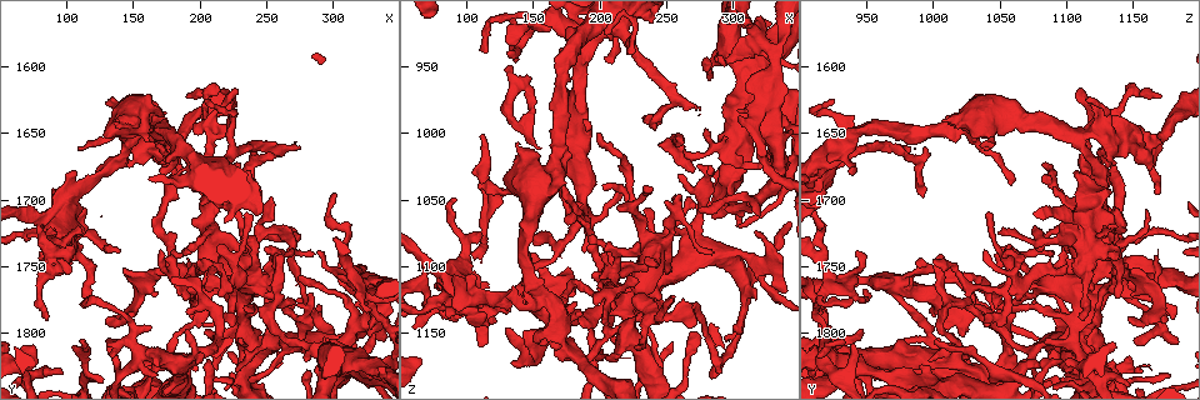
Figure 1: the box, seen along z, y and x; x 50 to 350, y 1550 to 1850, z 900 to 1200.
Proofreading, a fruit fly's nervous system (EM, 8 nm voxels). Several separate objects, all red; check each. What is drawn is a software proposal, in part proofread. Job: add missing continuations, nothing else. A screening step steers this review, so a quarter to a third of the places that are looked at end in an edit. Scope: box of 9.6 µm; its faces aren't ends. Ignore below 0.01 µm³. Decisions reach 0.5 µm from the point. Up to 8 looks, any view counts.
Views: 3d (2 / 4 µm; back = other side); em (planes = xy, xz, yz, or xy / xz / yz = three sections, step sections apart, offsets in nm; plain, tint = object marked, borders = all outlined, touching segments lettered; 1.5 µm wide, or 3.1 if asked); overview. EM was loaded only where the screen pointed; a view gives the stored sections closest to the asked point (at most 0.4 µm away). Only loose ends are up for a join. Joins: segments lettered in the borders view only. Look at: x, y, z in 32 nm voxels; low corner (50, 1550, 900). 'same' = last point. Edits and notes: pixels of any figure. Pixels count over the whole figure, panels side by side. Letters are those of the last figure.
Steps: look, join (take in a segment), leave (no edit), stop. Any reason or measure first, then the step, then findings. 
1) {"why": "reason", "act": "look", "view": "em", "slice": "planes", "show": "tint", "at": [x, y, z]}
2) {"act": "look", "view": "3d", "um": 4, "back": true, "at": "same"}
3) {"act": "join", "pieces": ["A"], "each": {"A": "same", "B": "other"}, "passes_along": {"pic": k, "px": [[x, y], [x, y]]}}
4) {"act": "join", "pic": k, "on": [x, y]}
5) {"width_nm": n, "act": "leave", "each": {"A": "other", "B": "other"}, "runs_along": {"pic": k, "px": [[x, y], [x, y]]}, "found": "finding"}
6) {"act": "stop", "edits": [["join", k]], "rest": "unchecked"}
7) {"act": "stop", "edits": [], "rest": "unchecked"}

{"why": "an open end", "act": "look", "view": "3d", "um": 4, "at": [214, 1734, 1058]}

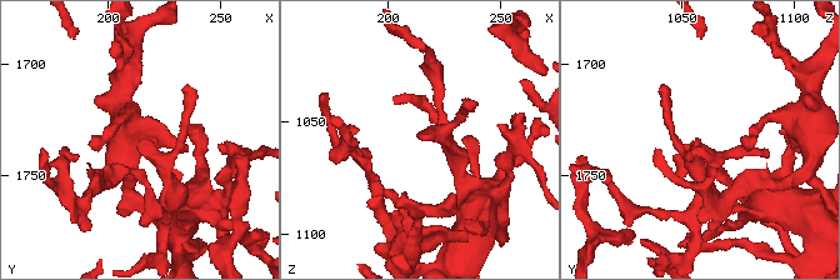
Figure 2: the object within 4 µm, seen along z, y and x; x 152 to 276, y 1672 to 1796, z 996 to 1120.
{"why": "need the tissue", "act": "look", "view": "em", "slice": "yz", "step": 8, "show": "borders", "at": [213, 1735, 1057]}

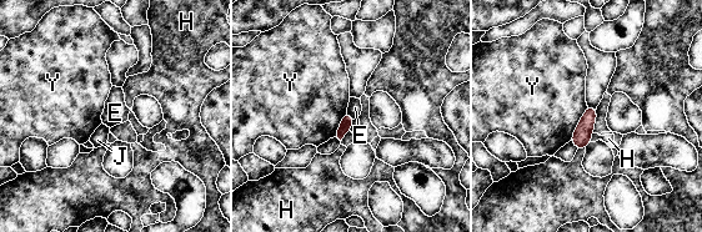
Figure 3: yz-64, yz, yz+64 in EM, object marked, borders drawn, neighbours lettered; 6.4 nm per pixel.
{"why": "cut it another way", "act": "look", "view": "em", "slice": "planes", "show": "borders", "at": "same"}

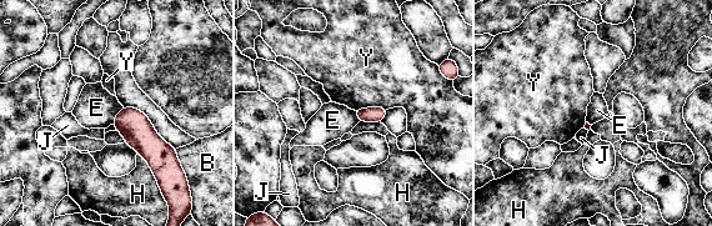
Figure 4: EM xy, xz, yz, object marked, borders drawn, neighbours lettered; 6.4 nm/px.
{"longest_contact_nm": ["H", 280], "act": "leave", "each": {"B": "other", "E": "other", "H": "other", "J": "other", "Y": "other"}, "border": {"pic": 4, "px": [[123, 106], [111, 124]]}, "found": "none of them fits"}

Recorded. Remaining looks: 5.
{"why": "tapers out", "act": "look", "view": "em", "slice": "planes", "show": "plain", "at": [198, 1744, 1000]}

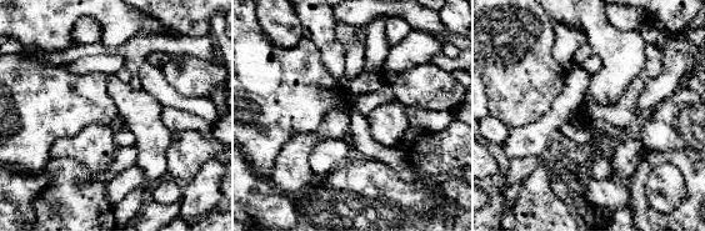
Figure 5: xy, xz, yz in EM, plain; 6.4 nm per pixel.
{"why": "what lies round it", "act": "look", "view": "em", "slice": "planes", "show": "borders", "at": "same"}

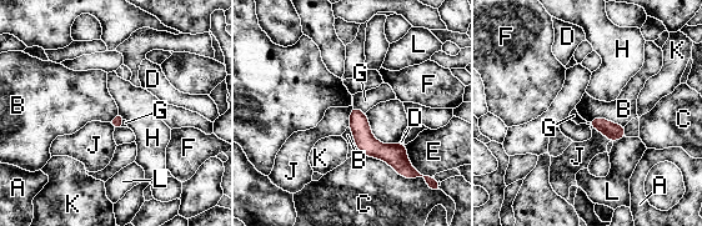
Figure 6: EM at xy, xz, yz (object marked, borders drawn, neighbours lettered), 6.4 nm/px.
{"act": "leave", "each": {"A": "other", "B": "other", "C": "other", "D": "other", "E": "other", "F": "other", "G": "other", "H": "other", "J": "other", "K": "other", "L": "other"}, "border": {"pic": 6, "px": [[587, 121], [605, 117], [623, 126]]}, "found": "no lettered segment goes on from it"}

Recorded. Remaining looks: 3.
{"why": "tapers out", "act": "look", "view": "em", "slice": "planes", "show": "plain", "at": [110, 1660, 1040]}

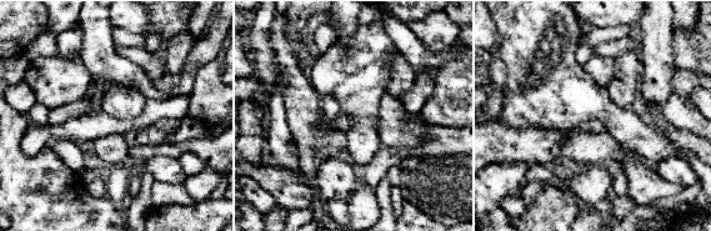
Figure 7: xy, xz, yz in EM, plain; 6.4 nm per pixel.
{"why": "see the neighbours", "act": "look", "view": "em", "slice": "planes", "show": "borders", "at": "same"}

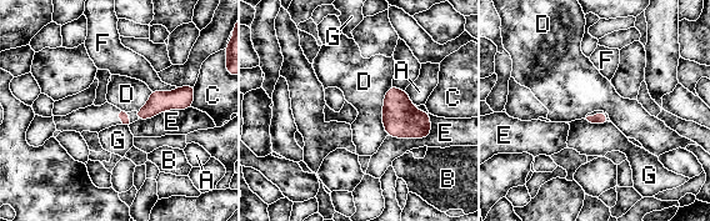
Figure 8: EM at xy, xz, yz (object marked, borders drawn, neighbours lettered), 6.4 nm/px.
{"longest_contact_nm": ["D", 320], "act": "leave", "each": {"A": "other", "B": "other", "C": "other", "D": "other", "E": "other", "F": "other", "G": "other"}, "border": {"pic": 8, "px": [[391, 85], [381, 117], [386, 135]]}, "found": "none of them fits"}

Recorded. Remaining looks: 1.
{"act": "stop", "edits": [], "rest": "unchecked"}

